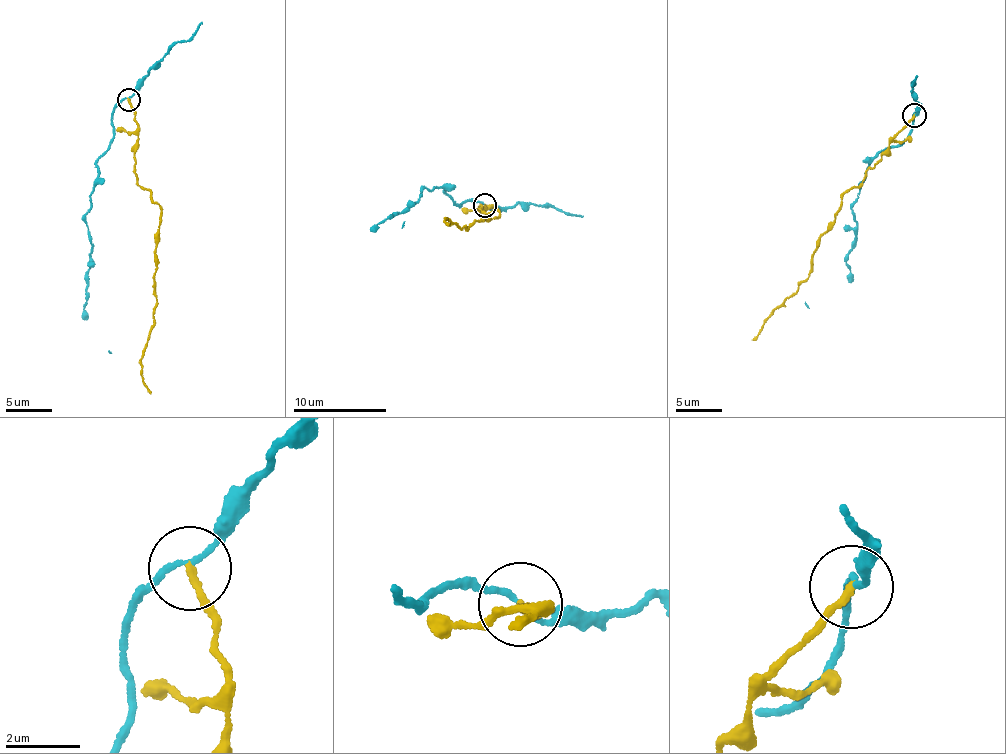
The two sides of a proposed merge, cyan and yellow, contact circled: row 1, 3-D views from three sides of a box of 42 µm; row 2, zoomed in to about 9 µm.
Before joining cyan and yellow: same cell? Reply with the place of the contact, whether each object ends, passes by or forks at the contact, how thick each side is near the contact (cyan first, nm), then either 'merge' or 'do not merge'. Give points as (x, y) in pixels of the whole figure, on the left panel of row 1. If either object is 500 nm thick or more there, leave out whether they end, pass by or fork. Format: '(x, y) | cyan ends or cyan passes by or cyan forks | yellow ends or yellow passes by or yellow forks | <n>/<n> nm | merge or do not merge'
(128, 99) | cyan passes by | yellow ends | 130/190 nm | do not merge

